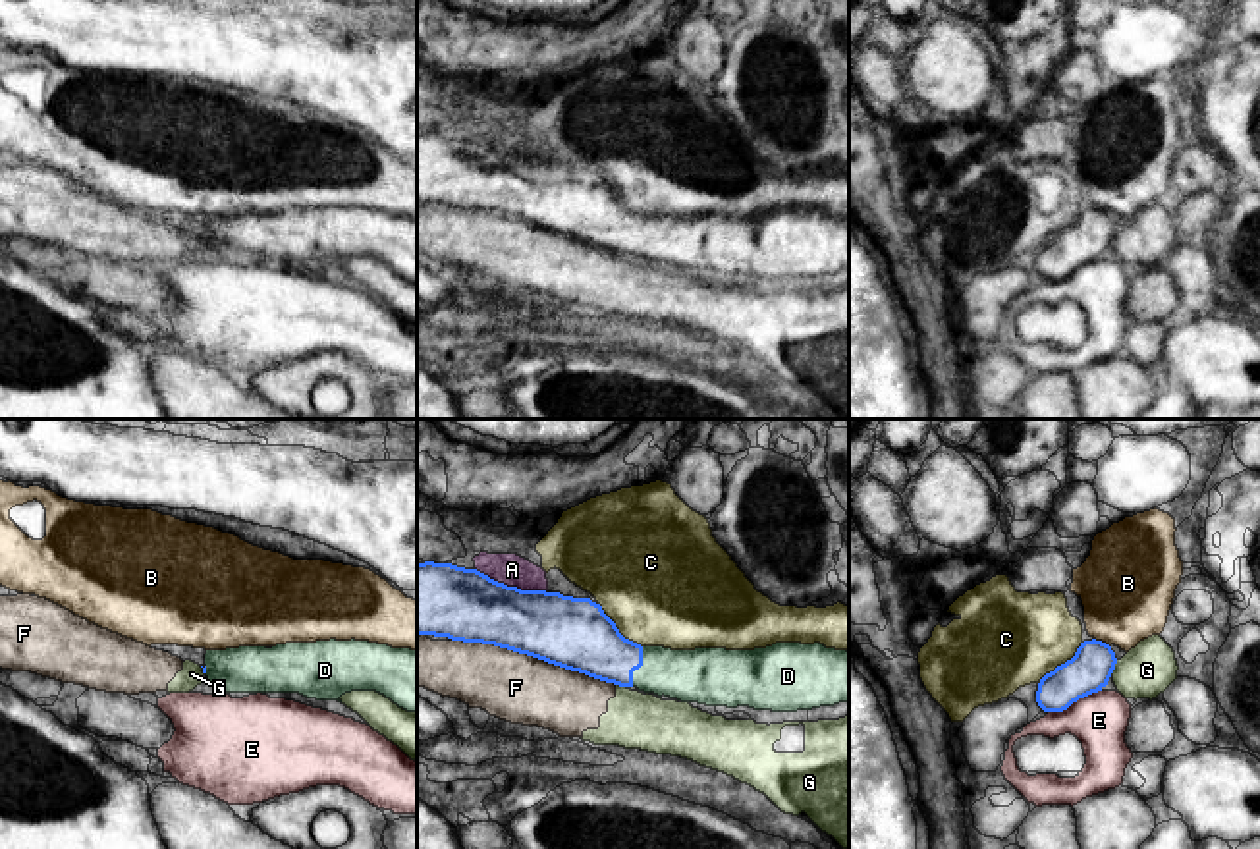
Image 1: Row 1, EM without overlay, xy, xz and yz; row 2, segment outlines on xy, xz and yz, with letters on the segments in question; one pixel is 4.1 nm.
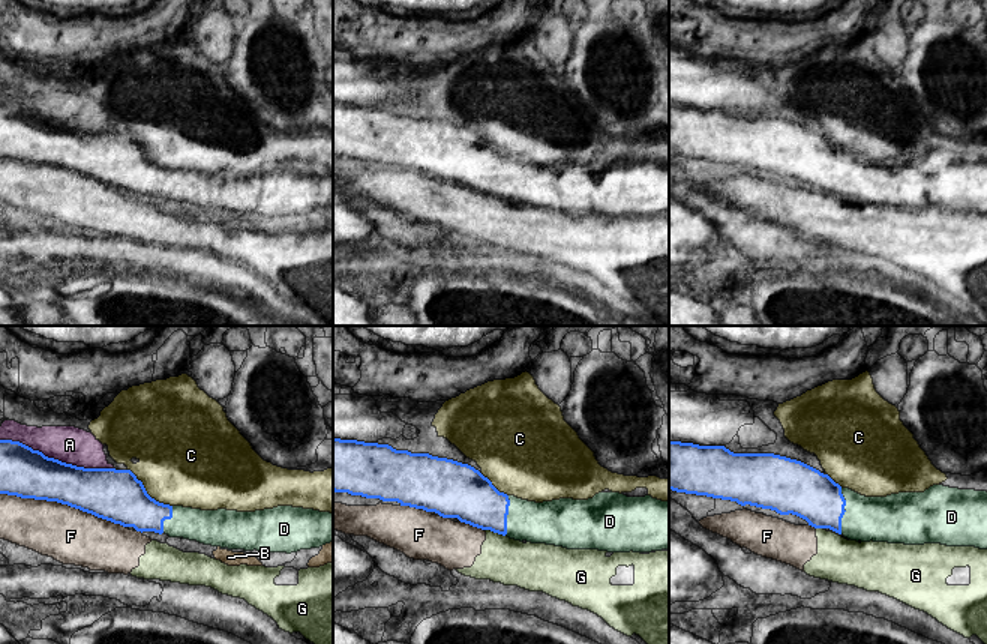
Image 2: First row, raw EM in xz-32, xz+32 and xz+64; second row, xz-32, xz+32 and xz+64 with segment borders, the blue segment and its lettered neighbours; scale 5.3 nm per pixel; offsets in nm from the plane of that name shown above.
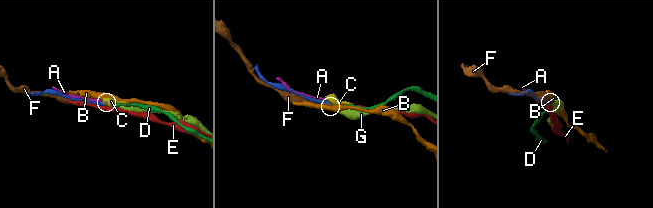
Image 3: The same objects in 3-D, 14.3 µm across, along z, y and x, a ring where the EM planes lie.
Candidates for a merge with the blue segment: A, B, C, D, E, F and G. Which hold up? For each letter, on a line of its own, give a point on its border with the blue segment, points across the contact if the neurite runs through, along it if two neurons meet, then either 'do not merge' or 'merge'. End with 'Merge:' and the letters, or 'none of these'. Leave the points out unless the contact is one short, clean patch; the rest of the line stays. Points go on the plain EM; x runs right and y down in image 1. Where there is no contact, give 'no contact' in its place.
A: contact xz (510, 155); do not merge
B: contact yz (1100, 209); border yz (1095, 205), (1110, 215); do not merge
C: contact xz (616, 195); border xz (599, 170), (614, 193), (641, 215); do not merge
D: contact xz (639, 234); way xz (587, 209), (612, 226), (639, 234), (691, 244); merge
E: contact yz (1073, 269); do not merge
F: contact xz (533, 224); do not merge
G: contact yz (1114, 236); border yz (1118, 228), (1110, 242); do not merge
Merge: D

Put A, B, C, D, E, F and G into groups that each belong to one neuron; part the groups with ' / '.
A C / B / D / E / F G

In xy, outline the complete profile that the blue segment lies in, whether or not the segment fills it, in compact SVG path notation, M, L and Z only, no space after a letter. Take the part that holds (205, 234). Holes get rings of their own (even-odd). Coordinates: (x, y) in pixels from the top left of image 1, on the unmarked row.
M369 208L286 210L272 216L239 214L206 218L203 241L224 260L299 260L340 268L351 259L376 259L407 280L417 280L417 218Z

